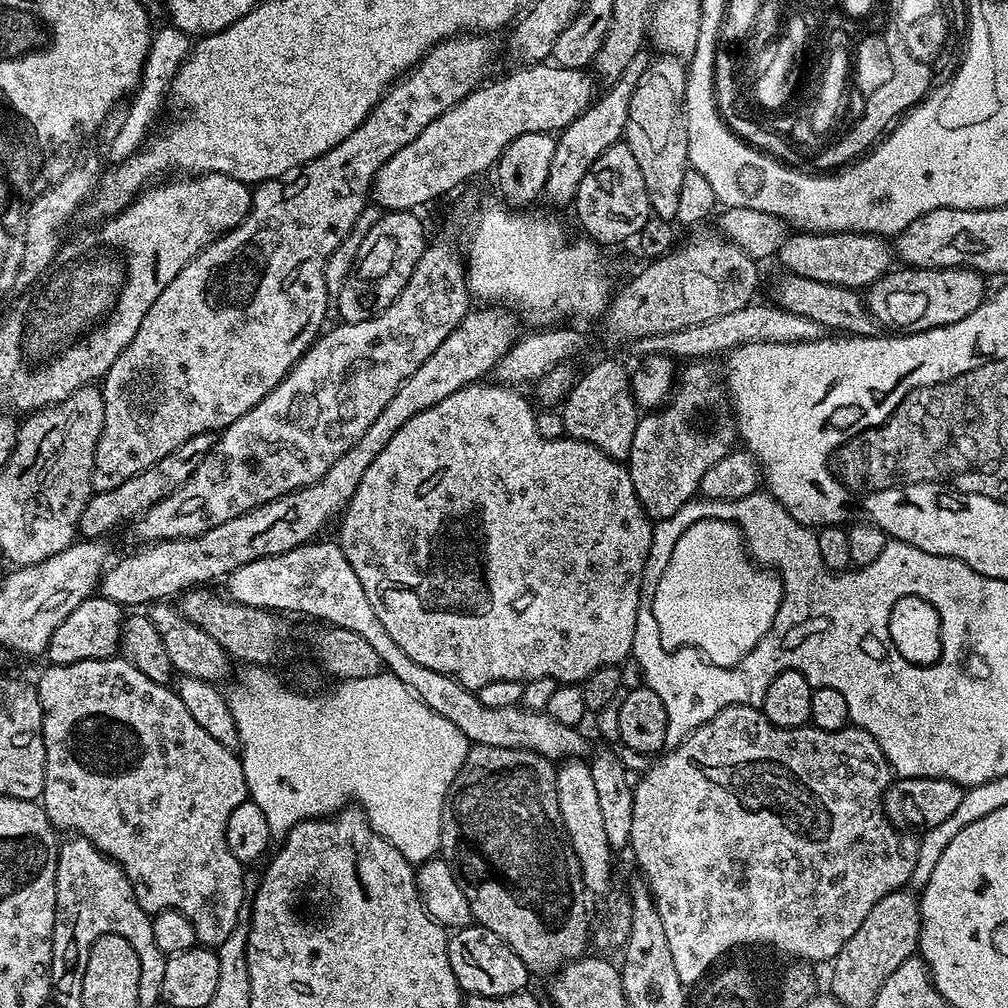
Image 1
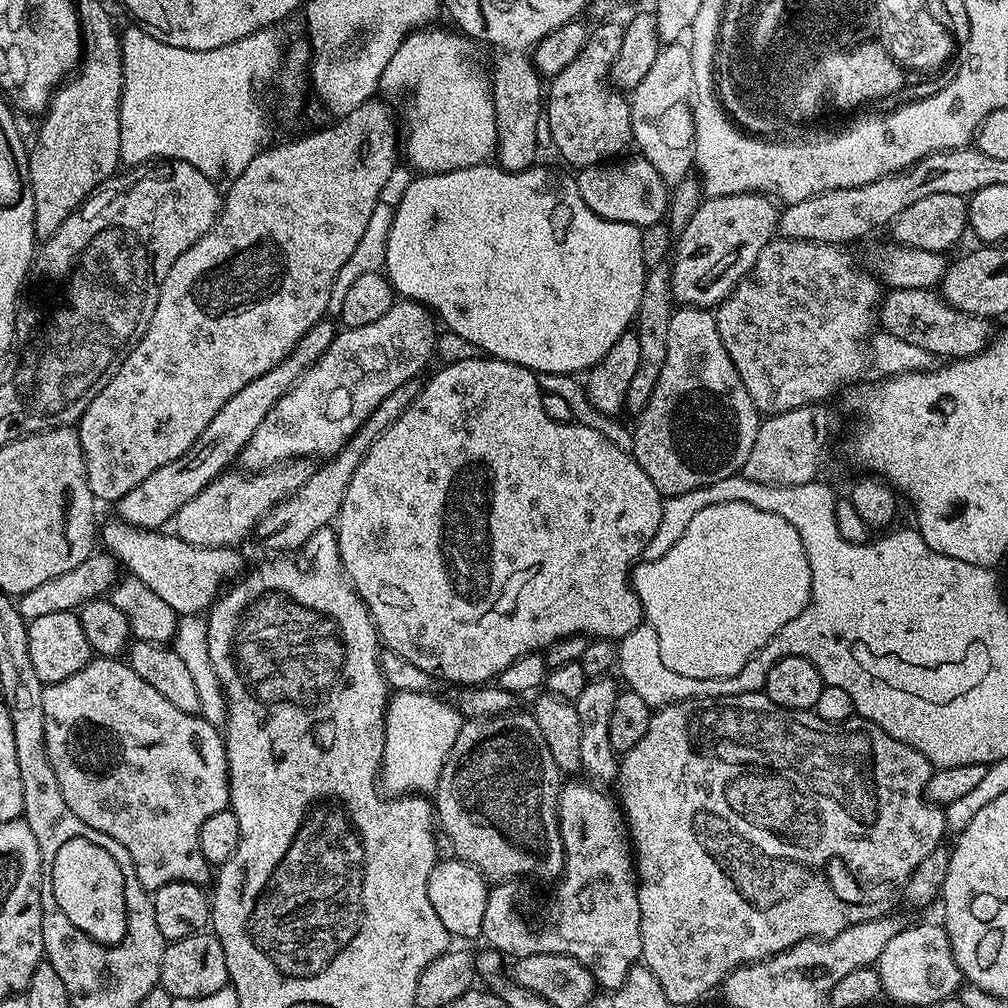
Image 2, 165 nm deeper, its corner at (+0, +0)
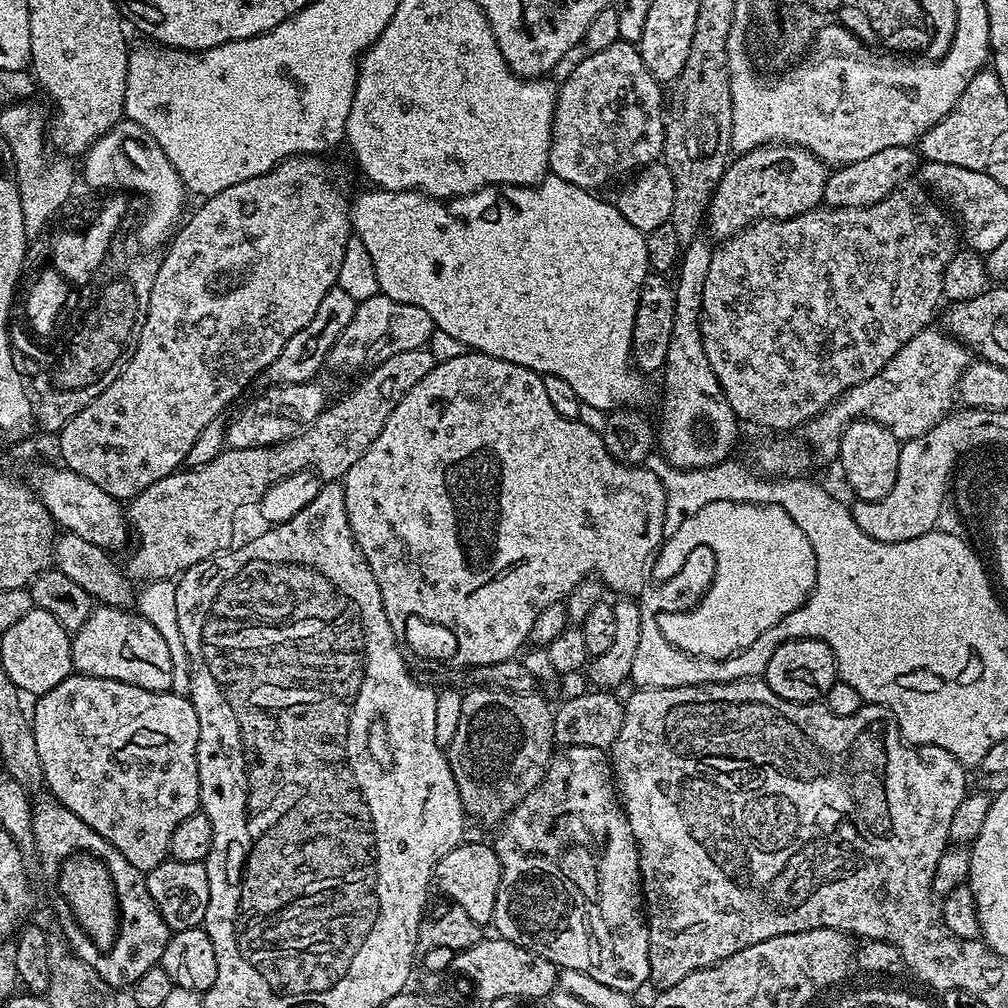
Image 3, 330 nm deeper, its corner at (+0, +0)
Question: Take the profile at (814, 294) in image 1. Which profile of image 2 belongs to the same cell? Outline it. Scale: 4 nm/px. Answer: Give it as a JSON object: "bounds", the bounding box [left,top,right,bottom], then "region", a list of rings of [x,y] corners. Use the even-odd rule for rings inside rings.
{"bounds":[878,288,990,358],"region":[[[893,288],[885,291],[878,305],[878,324],[883,331],[902,338],[902,342],[922,346],[922,350],[929,352],[933,358],[973,356],[983,352],[990,343],[989,321],[985,317],[966,314],[946,303],[943,295],[927,288]]]}

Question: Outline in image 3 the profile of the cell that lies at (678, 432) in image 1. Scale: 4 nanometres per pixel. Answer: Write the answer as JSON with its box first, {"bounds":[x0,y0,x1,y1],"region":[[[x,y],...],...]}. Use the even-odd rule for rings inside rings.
{"bounds":[658,238,741,468],"region":[[[703,238],[691,240],[683,249],[674,272],[674,334],[670,334],[670,350],[666,350],[662,369],[664,413],[660,424],[658,420],[658,452],[679,468],[709,468],[729,459],[741,427],[736,411],[726,402],[718,378],[714,378],[714,370],[710,370],[700,334],[702,290],[713,251],[713,245],[708,245]]]}

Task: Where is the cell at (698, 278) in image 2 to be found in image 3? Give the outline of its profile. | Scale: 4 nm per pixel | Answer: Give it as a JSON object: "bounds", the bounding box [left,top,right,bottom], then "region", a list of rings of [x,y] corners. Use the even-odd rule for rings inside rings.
{"bounds":[706,144,829,242],"region":[[[763,144],[749,152],[741,152],[729,163],[718,186],[712,191],[712,201],[706,211],[706,228],[723,242],[729,236],[749,228],[758,220],[789,220],[803,212],[811,212],[824,199],[824,187],[828,181],[829,169],[814,154],[804,148],[787,144]]]}

